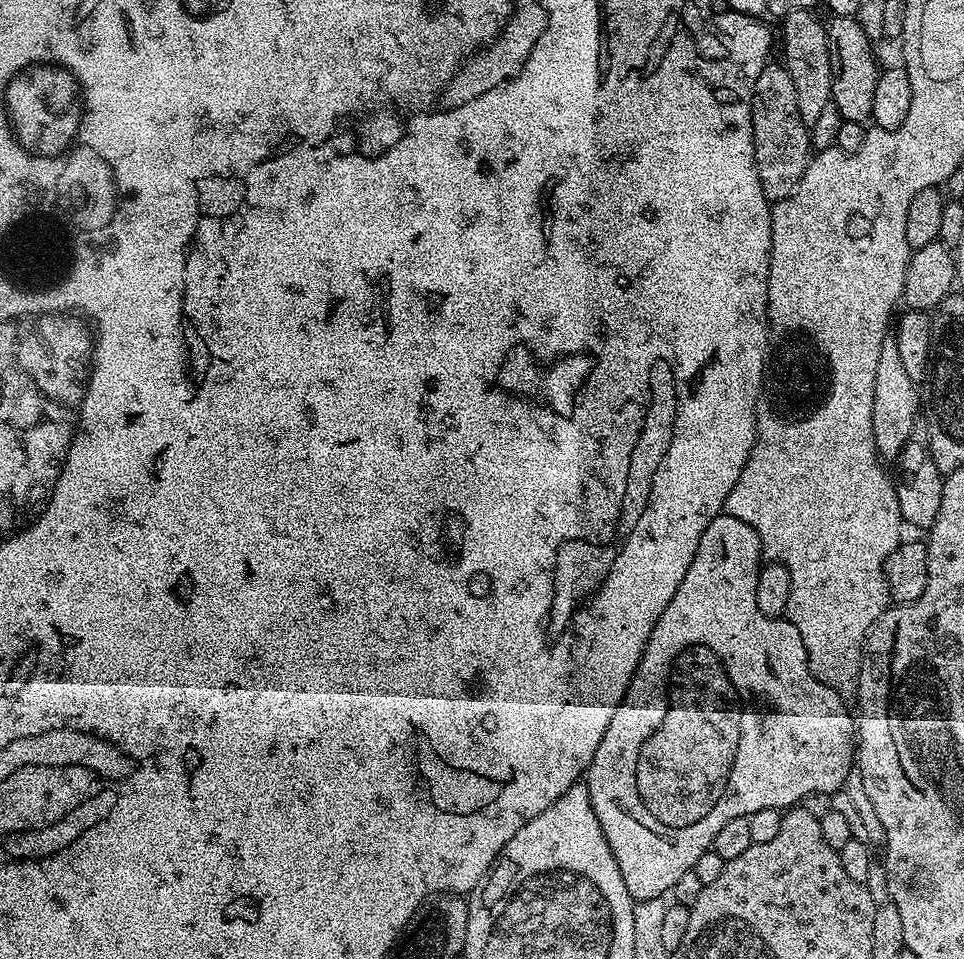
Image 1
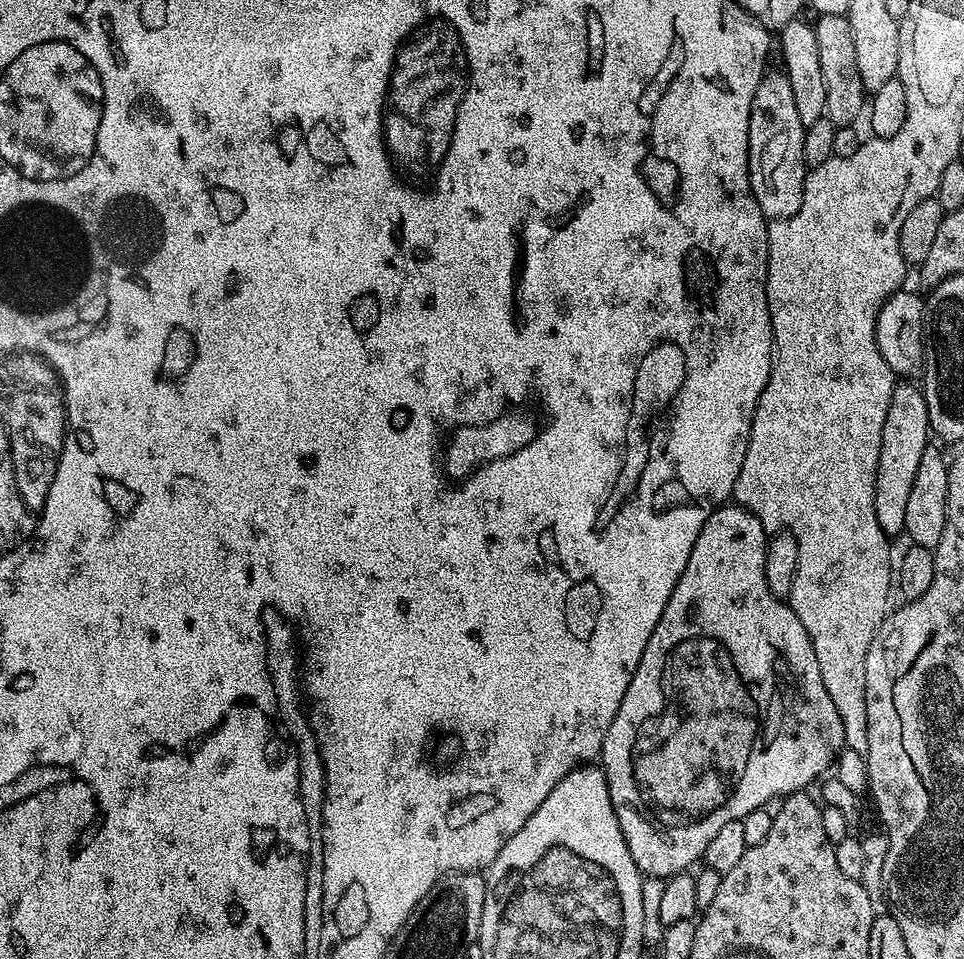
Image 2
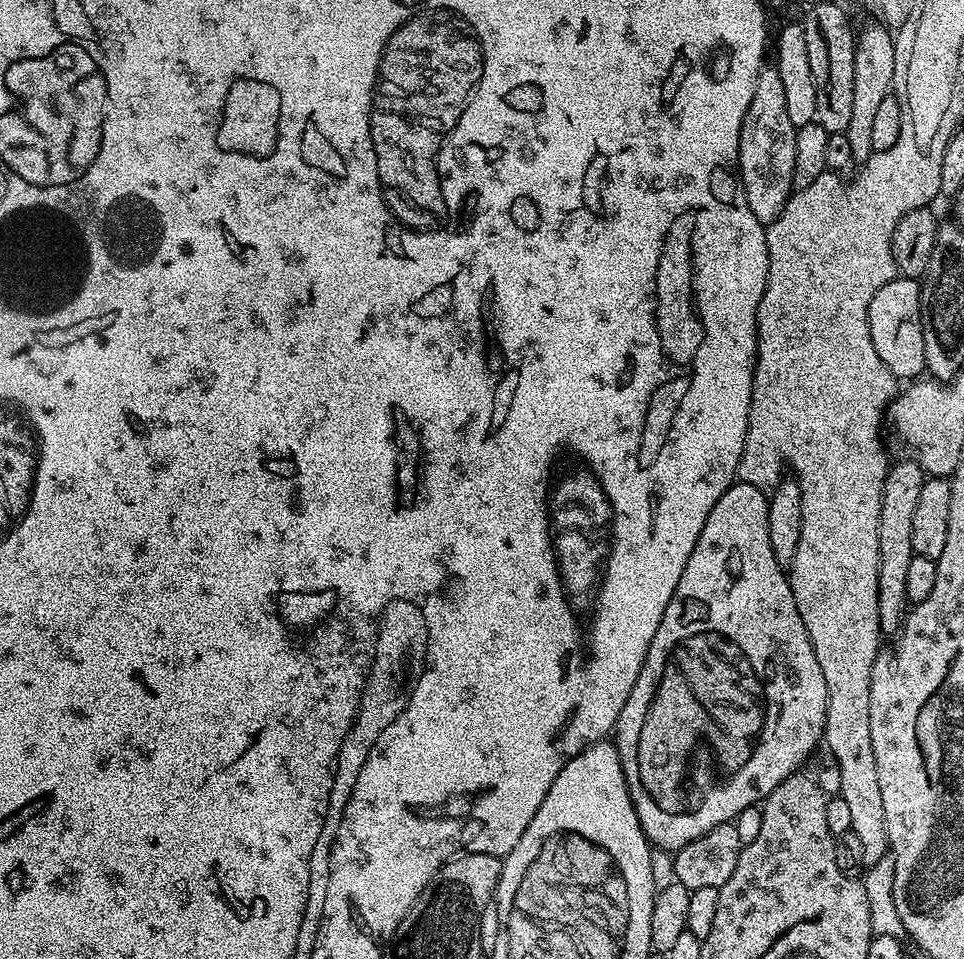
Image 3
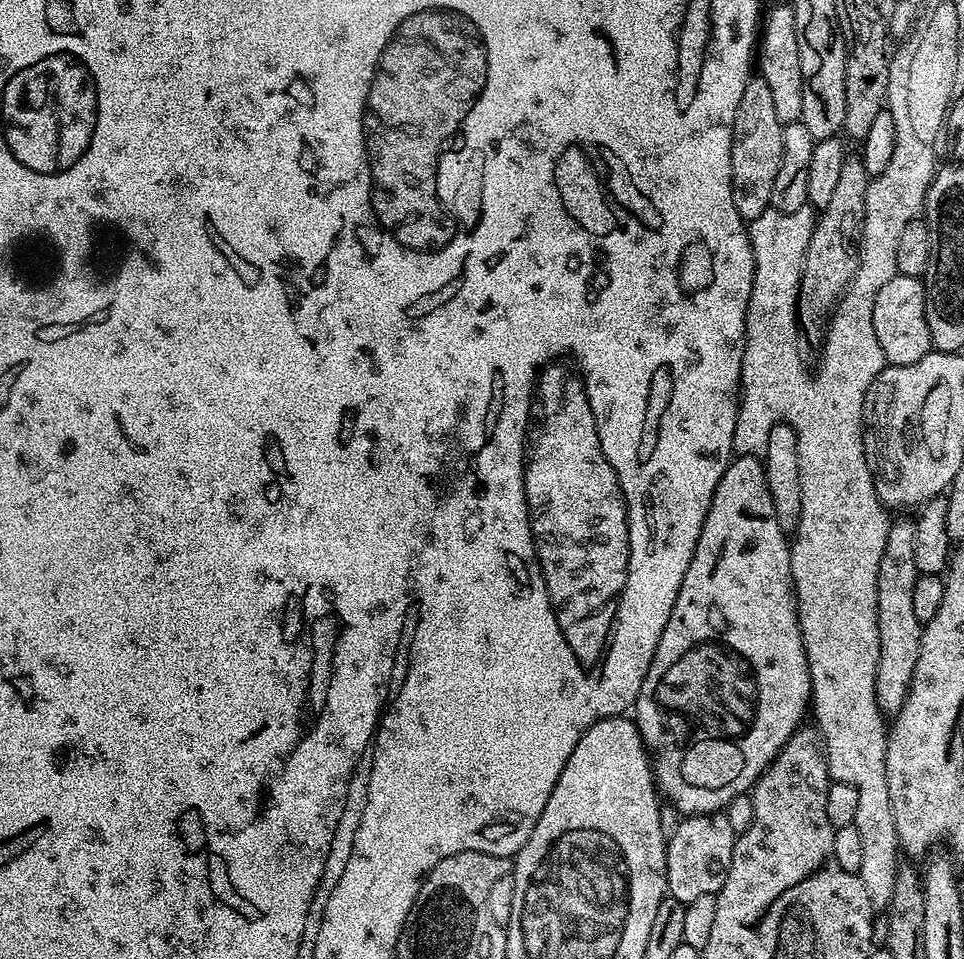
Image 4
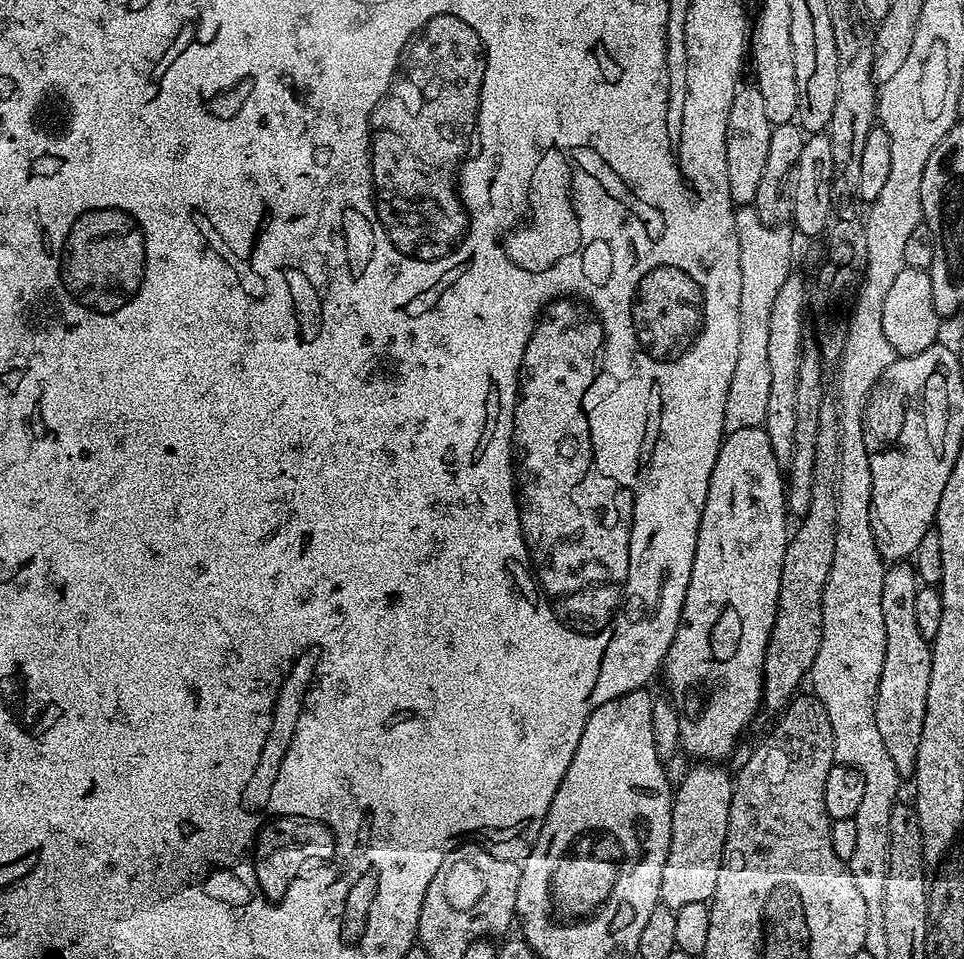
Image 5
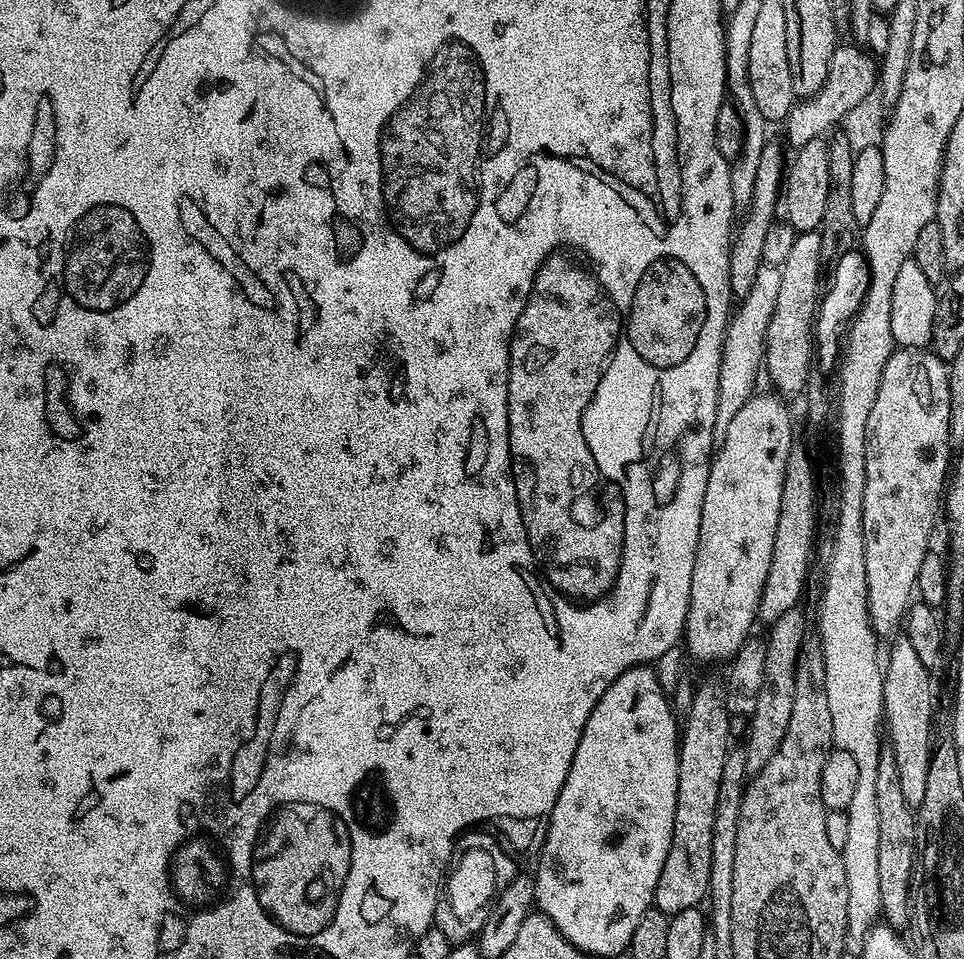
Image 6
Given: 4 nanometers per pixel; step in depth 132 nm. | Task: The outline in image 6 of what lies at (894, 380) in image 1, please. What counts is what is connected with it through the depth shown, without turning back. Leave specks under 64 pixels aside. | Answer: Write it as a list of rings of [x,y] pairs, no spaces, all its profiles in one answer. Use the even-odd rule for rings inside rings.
[[[905,638],[886,652],[884,668],[884,718],[886,738],[894,750],[894,762],[898,766],[898,783],[906,802],[914,810],[926,798],[926,778],[930,774],[930,762],[934,751],[932,740],[932,678],[933,673],[922,664],[916,651]]]

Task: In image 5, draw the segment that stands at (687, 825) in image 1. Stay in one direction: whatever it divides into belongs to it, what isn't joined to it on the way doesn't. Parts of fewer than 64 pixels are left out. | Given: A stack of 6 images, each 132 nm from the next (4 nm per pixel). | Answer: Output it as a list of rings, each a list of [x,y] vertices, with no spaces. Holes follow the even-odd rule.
[[[763,427],[747,428],[746,430],[735,429],[729,431],[725,435],[724,439],[720,442],[720,449],[718,450],[718,458],[714,462],[714,470],[712,471],[712,477],[710,478],[710,486],[708,487],[708,493],[706,494],[706,506],[702,510],[702,522],[698,526],[698,546],[694,550],[694,566],[690,570],[690,586],[686,586],[686,598],[684,599],[684,605],[682,606],[682,614],[680,615],[680,621],[678,622],[678,630],[674,634],[674,642],[670,642],[670,650],[666,654],[664,663],[662,665],[662,677],[668,683],[668,692],[672,695],[672,704],[676,707],[676,716],[680,719],[680,744],[679,747],[688,754],[689,757],[695,758],[700,762],[724,762],[728,755],[736,748],[736,743],[740,740],[740,735],[748,728],[748,723],[756,716],[756,711],[761,711],[762,701],[764,698],[763,690],[763,664],[766,658],[767,644],[770,642],[771,628],[774,626],[776,607],[779,602],[779,582],[782,581],[782,566],[783,559],[786,556],[786,550],[788,541],[790,539],[790,528],[788,530],[788,520],[790,521],[790,513],[784,503],[784,489],[786,487],[786,476],[782,471],[782,462],[774,458],[774,452],[770,450],[770,438],[765,434]]]

